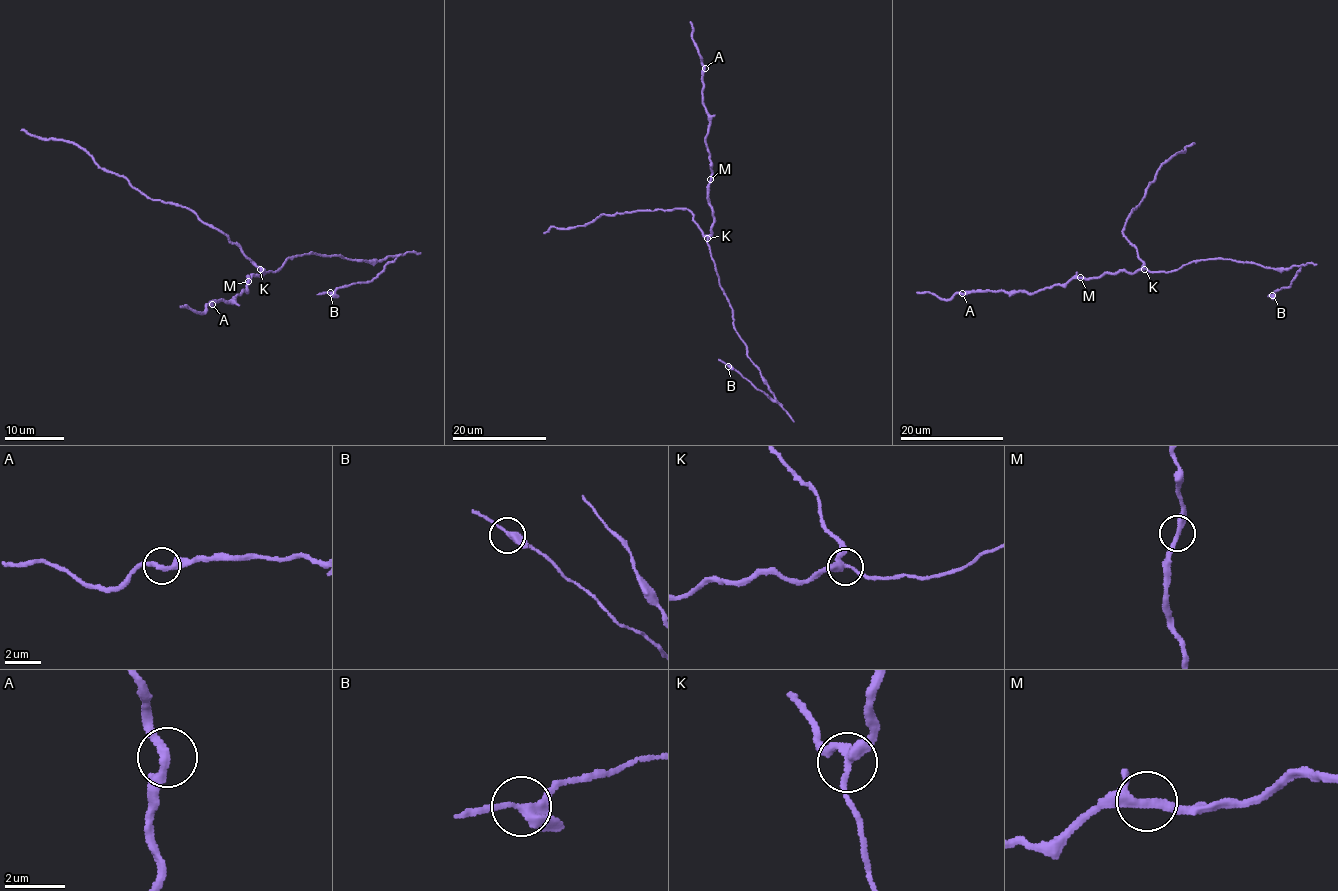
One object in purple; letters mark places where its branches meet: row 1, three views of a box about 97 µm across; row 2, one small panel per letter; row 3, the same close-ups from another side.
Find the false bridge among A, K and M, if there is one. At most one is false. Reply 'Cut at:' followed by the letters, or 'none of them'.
Cut at: K

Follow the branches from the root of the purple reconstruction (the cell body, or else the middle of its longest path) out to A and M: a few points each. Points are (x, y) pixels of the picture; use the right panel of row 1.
A: (1153, 271), (1103, 272), (1033, 292), (962, 293)
M: (1153, 271), (1141, 269), (1133, 272), (1103, 272), (1097, 277), (1080, 277)

